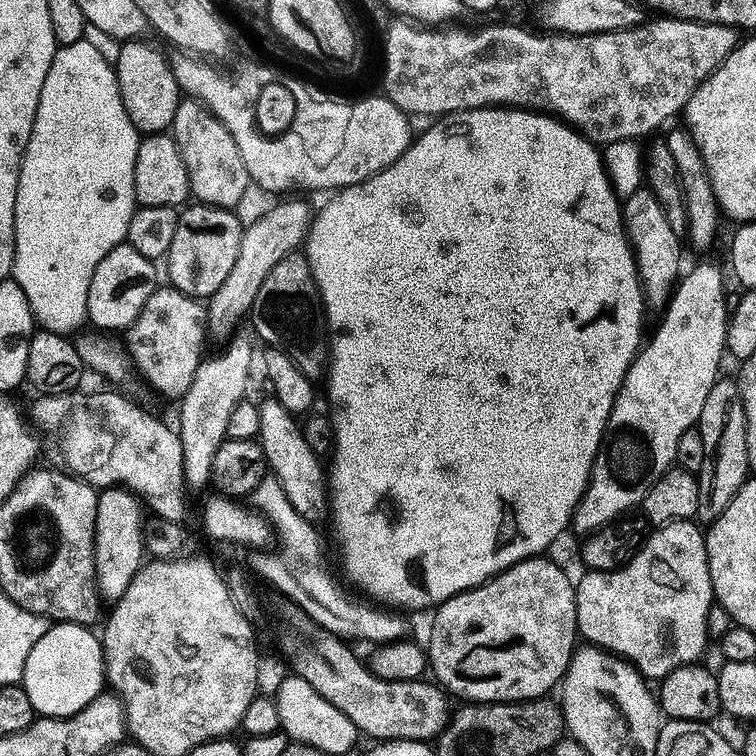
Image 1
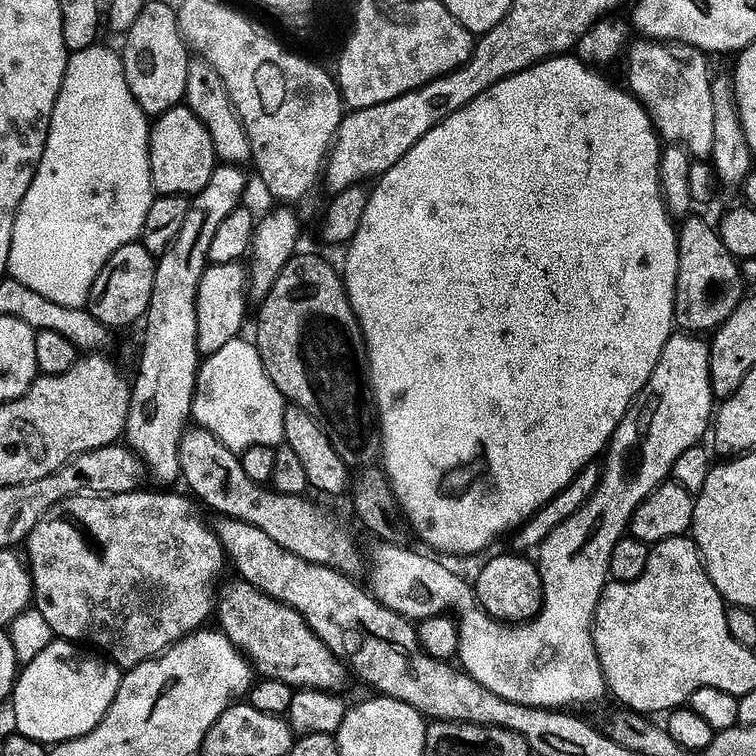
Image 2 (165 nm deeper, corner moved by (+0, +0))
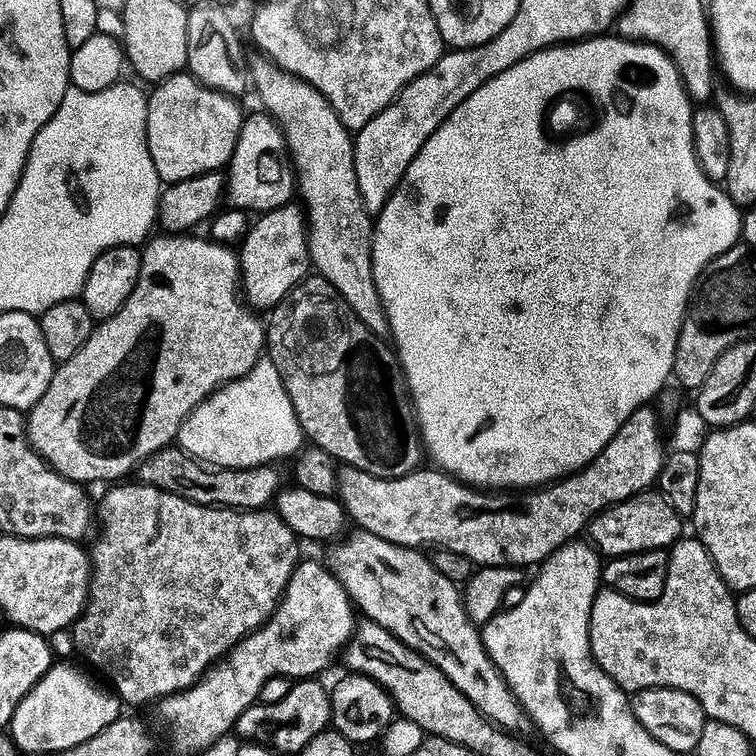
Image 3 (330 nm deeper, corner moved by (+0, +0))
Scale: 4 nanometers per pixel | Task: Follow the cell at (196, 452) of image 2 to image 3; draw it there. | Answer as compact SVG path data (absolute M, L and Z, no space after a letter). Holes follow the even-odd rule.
M363 530L354 534L330 548L326 566L338 578L357 611L369 623L390 630L404 645L442 670L451 684L462 690L497 728L524 734L520 732L530 728L528 714L485 650L479 627L467 616L459 585L443 577L419 549L400 547Z

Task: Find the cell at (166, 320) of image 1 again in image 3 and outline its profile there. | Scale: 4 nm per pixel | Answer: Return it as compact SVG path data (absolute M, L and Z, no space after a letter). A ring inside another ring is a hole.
M290 203L280 212L269 212L261 215L260 220L251 225L247 236L242 241L239 249L240 275L242 277L242 296L253 309L273 310L295 290L299 284L310 276L310 257L308 254L308 226L306 216L295 203ZM284 216L284 240L285 244L280 245L280 218Z

